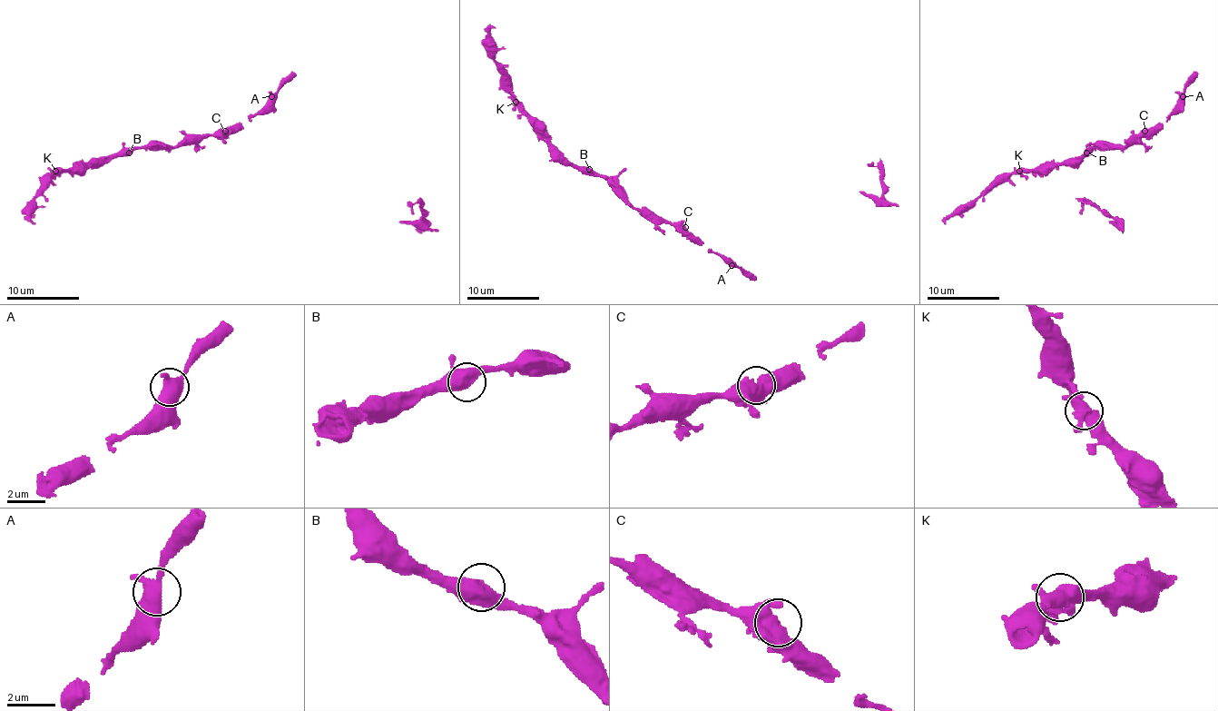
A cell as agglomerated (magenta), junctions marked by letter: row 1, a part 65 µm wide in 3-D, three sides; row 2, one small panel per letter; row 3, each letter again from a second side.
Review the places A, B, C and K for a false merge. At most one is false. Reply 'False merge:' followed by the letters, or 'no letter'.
False merge: no letter

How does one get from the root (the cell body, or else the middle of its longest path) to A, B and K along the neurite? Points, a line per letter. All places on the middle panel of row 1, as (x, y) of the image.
A: (678, 229), (687, 229), (731, 265)
B: (678, 229), (663, 222), (651, 222), (645, 218), (602, 176), (596, 176), (589, 169)
K: (678, 229), (663, 222), (651, 222), (602, 176), (582, 172), (516, 103)

